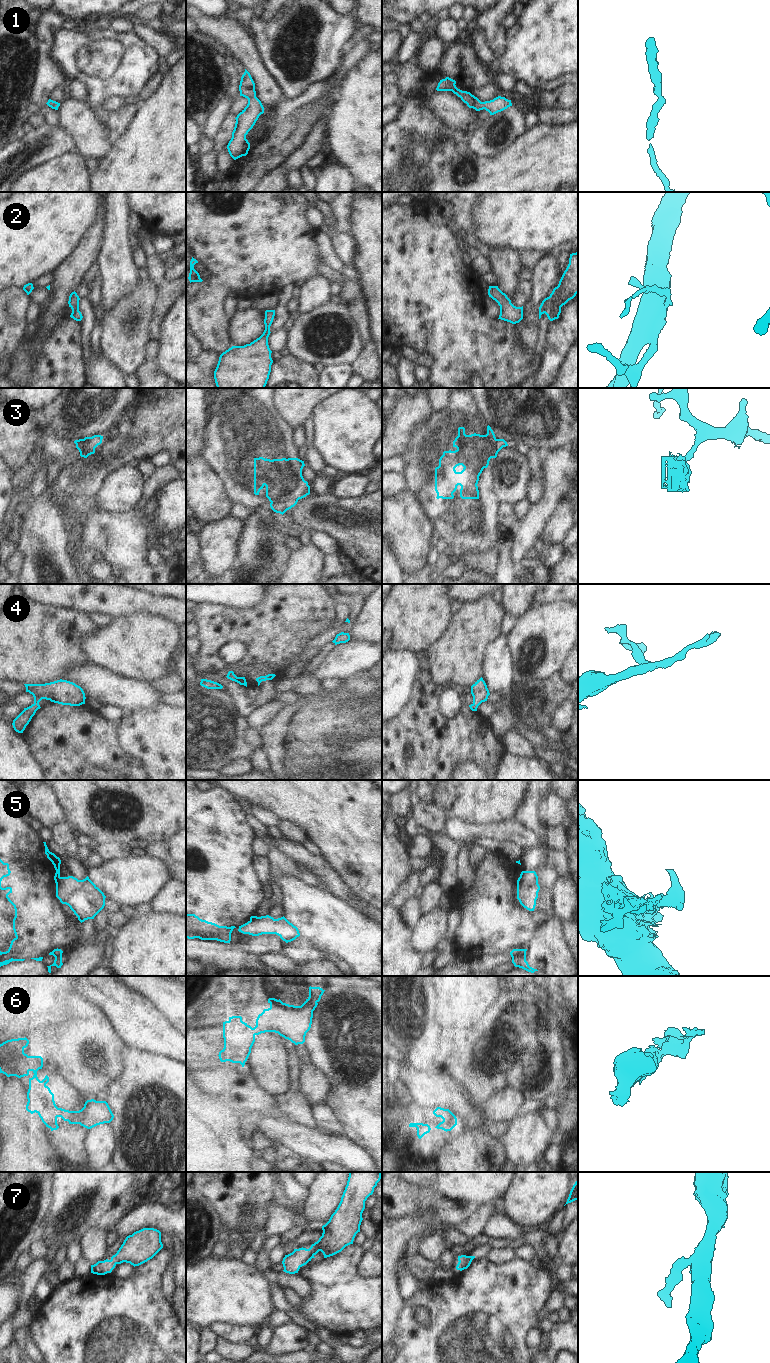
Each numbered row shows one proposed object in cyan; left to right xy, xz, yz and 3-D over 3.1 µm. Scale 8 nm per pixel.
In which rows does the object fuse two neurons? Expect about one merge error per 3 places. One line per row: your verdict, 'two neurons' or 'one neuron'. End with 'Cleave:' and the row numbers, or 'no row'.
1: one neuron
2: one neuron
3: two neurons
4: one neuron
5: two neurons
6: one neuron
7: one neuron
Cleave: 3, 5

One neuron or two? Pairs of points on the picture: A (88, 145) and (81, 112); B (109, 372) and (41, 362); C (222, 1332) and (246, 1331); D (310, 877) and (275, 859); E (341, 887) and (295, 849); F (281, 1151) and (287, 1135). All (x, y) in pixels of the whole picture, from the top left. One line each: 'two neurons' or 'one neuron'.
A: one neuron
B: two neurons
C: one neuron
D: one neuron
E: one neuron
F: two neurons

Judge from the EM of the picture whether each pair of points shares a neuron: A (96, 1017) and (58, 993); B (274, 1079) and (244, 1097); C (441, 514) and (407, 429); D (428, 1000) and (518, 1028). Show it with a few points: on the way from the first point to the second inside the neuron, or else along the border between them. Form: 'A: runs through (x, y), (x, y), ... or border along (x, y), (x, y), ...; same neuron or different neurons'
A: border along (75, 987), (73, 990), (73, 1000), (65, 1009); different neurons
B: border along (246, 1068), (260, 1085), (275, 1096); different neurons
C: border along (426, 421), (415, 433), (409, 449), (402, 455); different neurons
D: runs through (434, 1026), (490, 1026); same neuron

